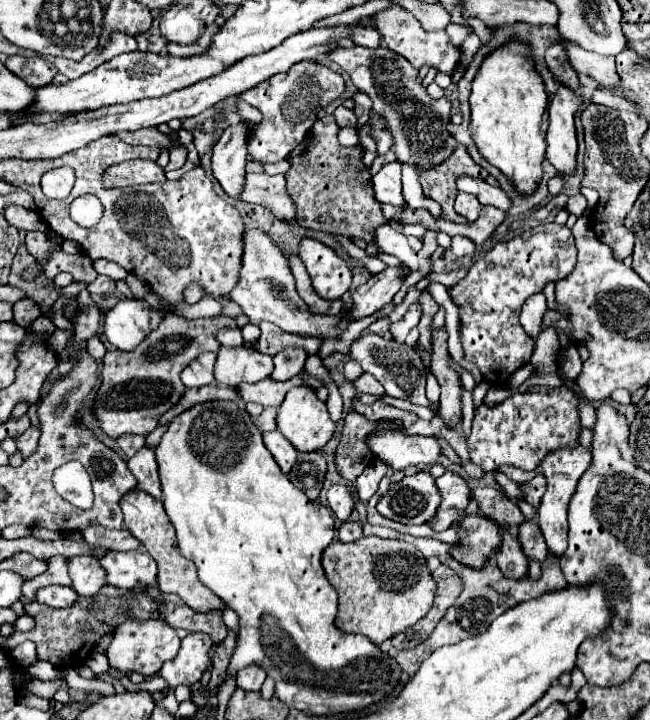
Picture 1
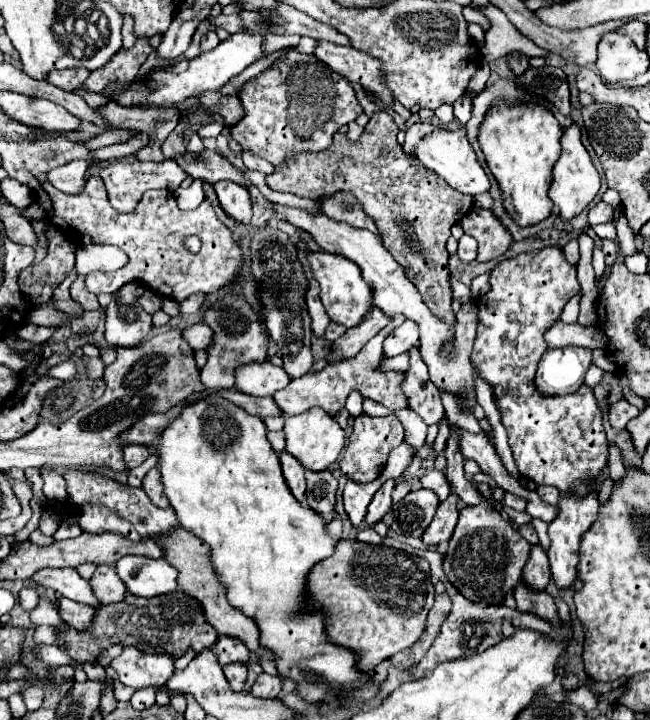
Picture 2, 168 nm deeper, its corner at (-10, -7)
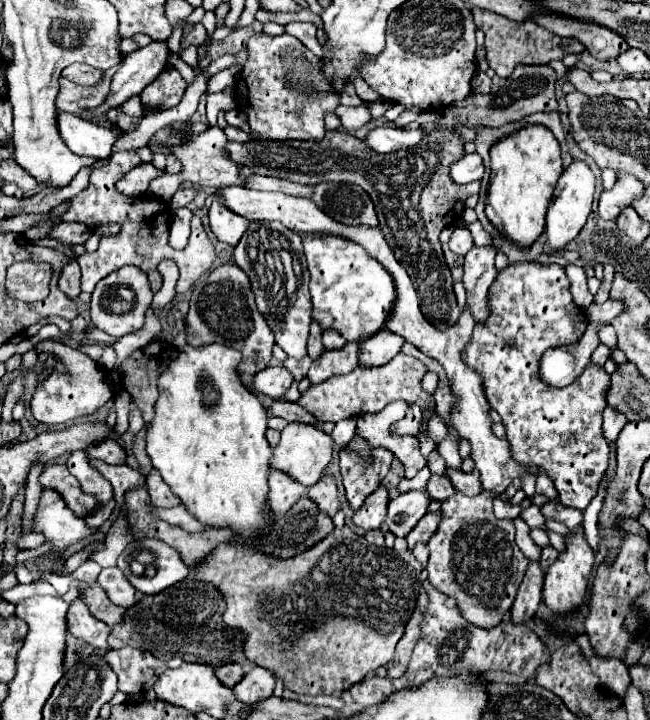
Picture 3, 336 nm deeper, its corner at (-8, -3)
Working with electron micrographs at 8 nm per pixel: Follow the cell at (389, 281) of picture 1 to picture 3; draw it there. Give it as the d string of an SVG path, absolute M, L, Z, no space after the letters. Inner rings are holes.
M347 342L345 348L339 350L325 350L319 358L313 360L311 368L309 368L309 380L311 384L319 384L335 374L347 374L353 368L357 368L357 356L361 350L361 342L353 344Z

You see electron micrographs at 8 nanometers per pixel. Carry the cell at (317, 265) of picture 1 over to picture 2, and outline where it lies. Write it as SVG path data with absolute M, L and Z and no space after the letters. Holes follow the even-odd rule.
M323 250L309 252L307 260L309 260L309 268L313 272L313 278L319 282L319 290L321 290L319 298L321 298L329 318L337 324L343 324L345 328L357 326L373 308L373 290L363 280L359 266L339 254L329 254Z

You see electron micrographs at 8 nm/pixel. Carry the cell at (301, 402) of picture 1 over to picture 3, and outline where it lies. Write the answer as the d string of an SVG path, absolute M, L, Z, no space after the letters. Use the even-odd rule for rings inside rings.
M287 424L285 430L281 432L279 444L273 448L271 468L287 472L297 482L311 486L323 476L325 466L331 462L331 454L333 454L333 440L319 426L315 426L315 424Z

